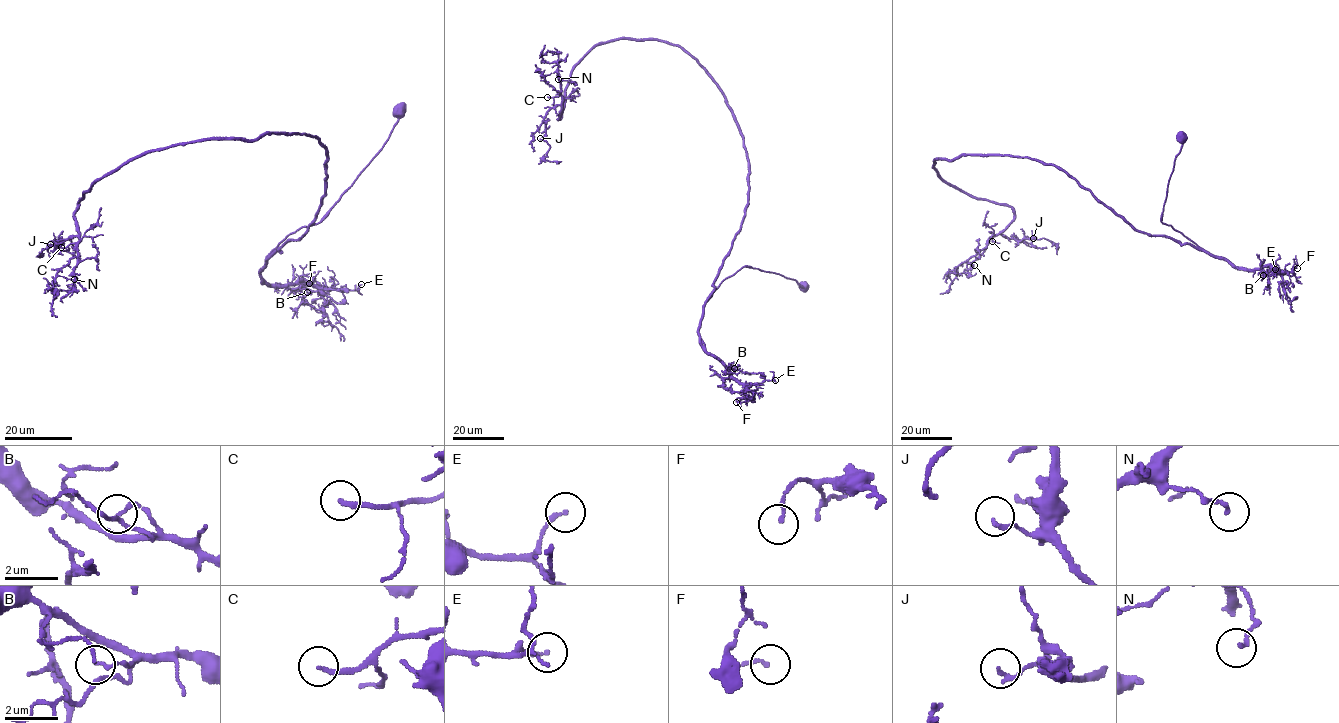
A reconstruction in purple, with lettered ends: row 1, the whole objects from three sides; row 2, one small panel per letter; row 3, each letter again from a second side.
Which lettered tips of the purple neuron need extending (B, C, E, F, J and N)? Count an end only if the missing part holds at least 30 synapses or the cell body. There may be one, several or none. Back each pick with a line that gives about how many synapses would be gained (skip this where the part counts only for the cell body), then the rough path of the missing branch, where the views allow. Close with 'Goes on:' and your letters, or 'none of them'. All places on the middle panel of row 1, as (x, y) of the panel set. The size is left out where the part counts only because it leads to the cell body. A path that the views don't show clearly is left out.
C: about 50 synapses; missing branch runs (547, 97), (533, 96), (534, 93)
Goes on: C

